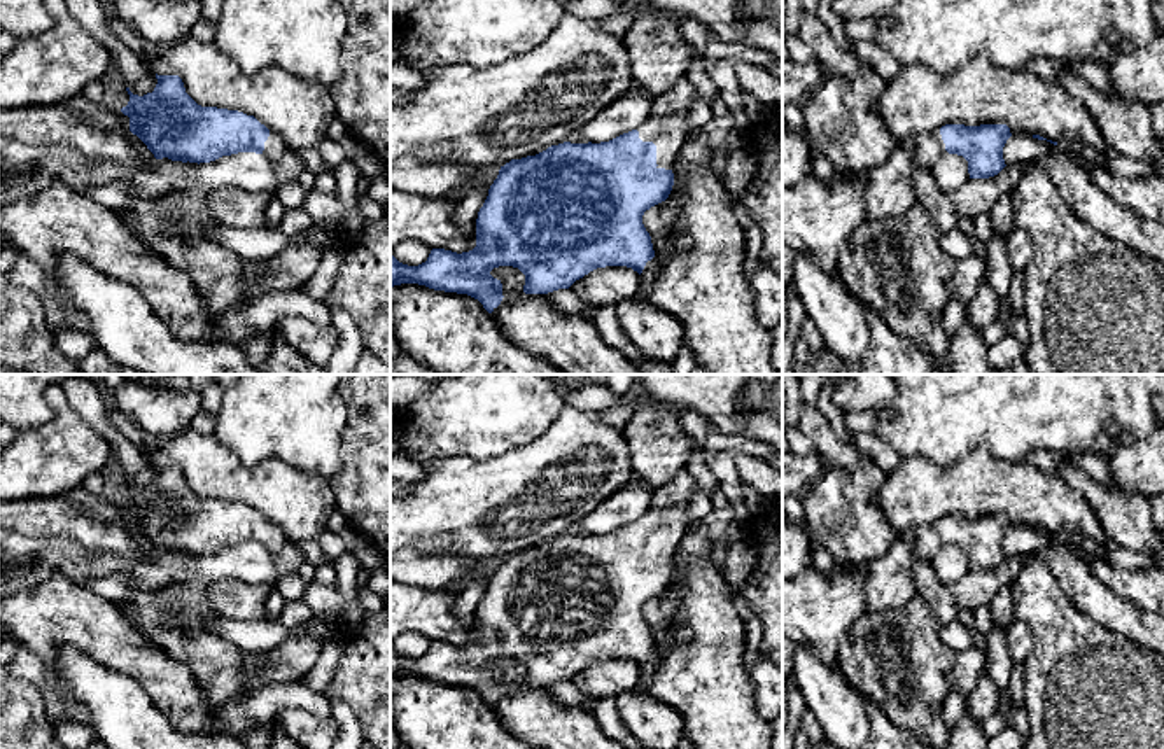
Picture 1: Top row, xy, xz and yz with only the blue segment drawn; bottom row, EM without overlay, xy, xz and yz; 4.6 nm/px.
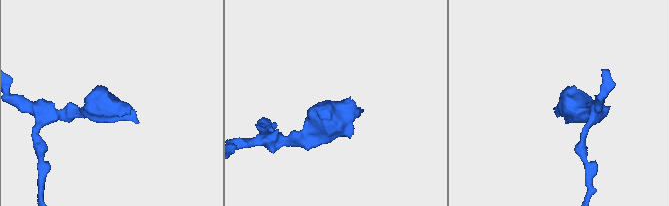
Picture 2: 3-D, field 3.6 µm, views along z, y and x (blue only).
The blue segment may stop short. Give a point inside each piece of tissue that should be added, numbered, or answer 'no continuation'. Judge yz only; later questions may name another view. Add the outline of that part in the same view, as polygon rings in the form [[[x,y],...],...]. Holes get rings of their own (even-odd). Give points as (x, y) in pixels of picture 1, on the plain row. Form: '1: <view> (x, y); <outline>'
1: yz (928, 541); [[[940,522],[919,528],[903,530],[900,532],[900,536],[907,536],[914,541],[915,560],[931,562],[943,548],[949,546],[945,542]]]

